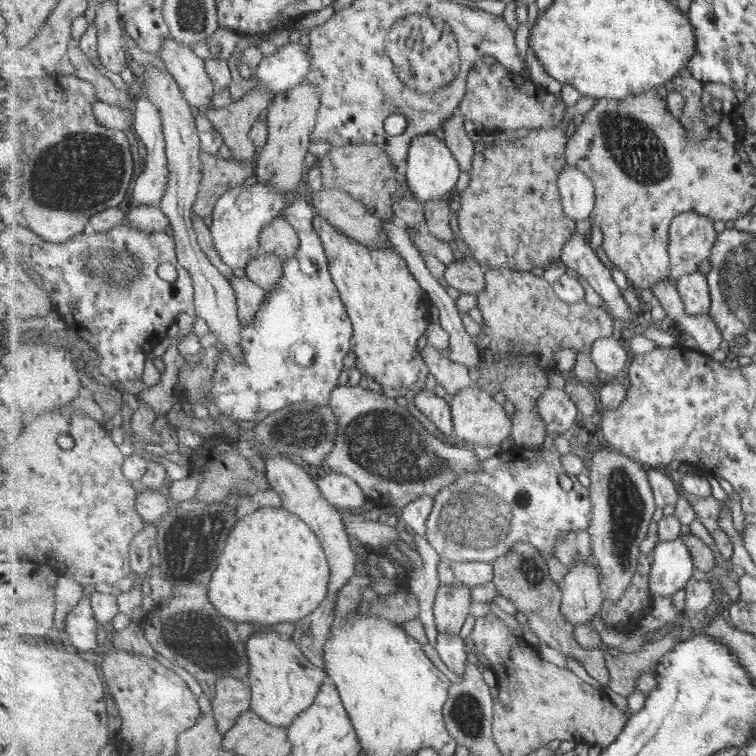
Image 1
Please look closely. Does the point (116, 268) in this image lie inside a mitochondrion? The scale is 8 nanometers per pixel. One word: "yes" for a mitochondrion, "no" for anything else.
yes

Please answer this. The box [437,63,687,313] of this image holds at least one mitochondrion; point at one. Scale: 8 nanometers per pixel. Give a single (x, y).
(641, 156)

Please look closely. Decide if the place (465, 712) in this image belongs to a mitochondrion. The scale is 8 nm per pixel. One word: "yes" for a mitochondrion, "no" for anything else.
yes

